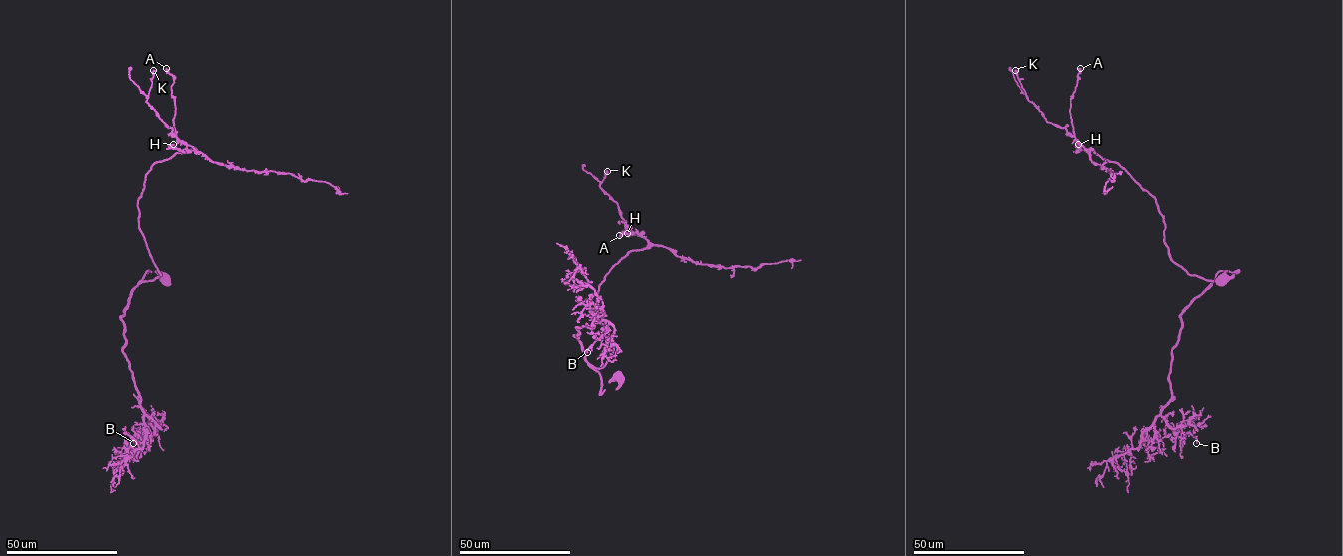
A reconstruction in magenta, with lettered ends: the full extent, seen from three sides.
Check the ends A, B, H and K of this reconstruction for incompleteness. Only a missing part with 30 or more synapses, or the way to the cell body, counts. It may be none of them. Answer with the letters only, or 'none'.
none

